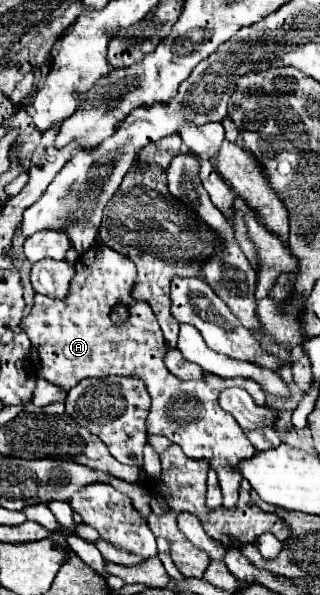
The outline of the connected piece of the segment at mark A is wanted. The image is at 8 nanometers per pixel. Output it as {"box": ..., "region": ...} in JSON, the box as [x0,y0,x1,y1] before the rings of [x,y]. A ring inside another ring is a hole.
{"box":[22,242,266,508],"region":[[[96,242],[88,252],[76,260],[76,276],[70,286],[70,294],[64,300],[50,300],[42,294],[34,296],[34,308],[22,318],[22,328],[30,336],[30,342],[40,352],[42,368],[40,378],[60,386],[62,390],[74,388],[84,378],[106,378],[106,376],[136,376],[144,380],[150,392],[151,406],[146,430],[148,434],[166,436],[178,444],[186,456],[206,460],[218,474],[224,506],[232,508],[238,500],[242,474],[234,470],[242,458],[254,454],[254,446],[246,438],[244,430],[218,406],[218,394],[224,388],[240,386],[250,392],[258,406],[266,406],[266,396],[256,382],[246,378],[222,380],[206,374],[204,380],[182,382],[168,374],[162,364],[166,352],[166,340],[154,312],[148,304],[132,298],[132,286],[136,280],[136,266],[122,254]],[[114,306],[128,306],[128,318],[120,324],[112,322],[110,310]]]}

